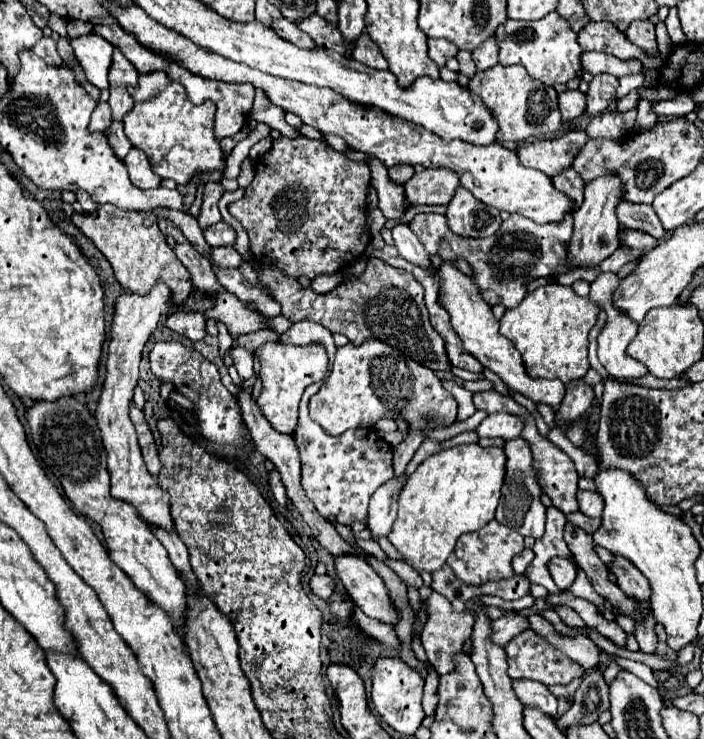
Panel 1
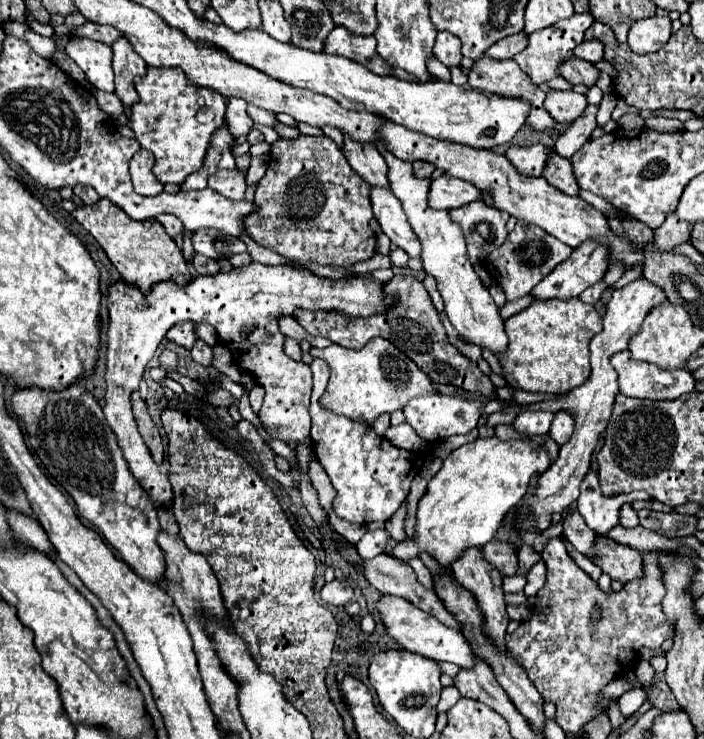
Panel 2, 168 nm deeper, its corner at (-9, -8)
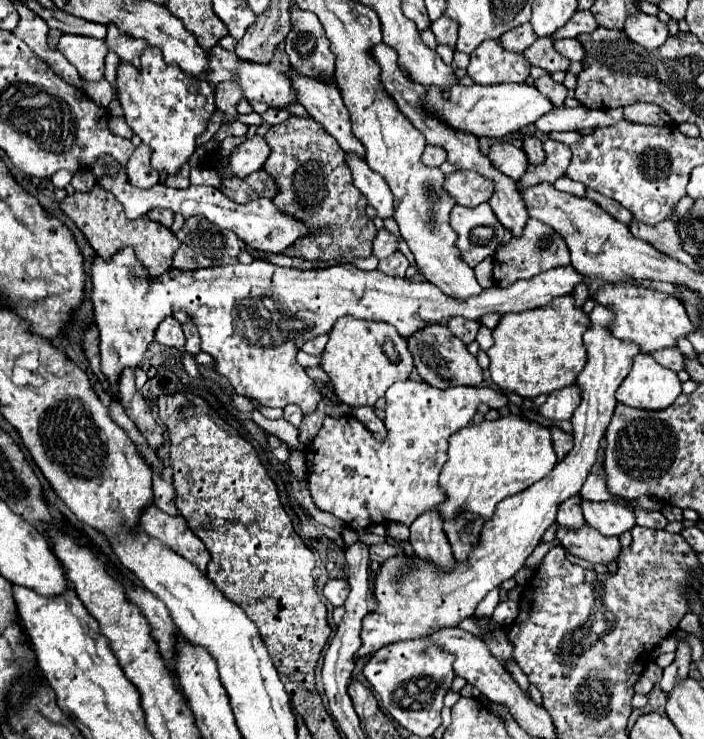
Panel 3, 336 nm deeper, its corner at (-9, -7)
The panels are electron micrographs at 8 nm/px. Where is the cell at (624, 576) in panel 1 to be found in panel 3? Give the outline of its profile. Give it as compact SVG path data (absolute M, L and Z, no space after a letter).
M582 525L580 529L556 529L556 539L562 543L562 547L572 553L574 557L586 559L590 563L612 563L618 561L618 555L622 551L618 537L606 537L598 529L590 525Z

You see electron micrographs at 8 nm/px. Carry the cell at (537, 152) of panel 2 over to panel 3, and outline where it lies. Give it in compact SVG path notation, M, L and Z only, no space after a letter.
M492 143L488 159L500 173L514 181L524 175L524 167L528 165L526 153L510 143Z

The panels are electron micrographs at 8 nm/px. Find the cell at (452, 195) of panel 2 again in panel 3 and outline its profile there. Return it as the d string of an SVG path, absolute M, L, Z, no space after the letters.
M456 171L446 177L444 187L454 201L464 207L476 207L488 201L494 193L494 183L476 171Z

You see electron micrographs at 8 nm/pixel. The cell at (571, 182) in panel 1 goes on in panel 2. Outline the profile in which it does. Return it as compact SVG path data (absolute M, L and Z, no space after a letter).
M554 154L552 160L548 162L548 170L544 170L544 178L568 196L578 196L580 194L580 186L576 182L570 160L564 160L558 154Z

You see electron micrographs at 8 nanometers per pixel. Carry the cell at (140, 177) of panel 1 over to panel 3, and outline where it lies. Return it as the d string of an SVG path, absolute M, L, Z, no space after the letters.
M142 143L136 147L136 151L128 159L126 175L134 187L148 189L158 183L158 171L152 169L152 165L150 165L150 153L152 153L150 147Z

